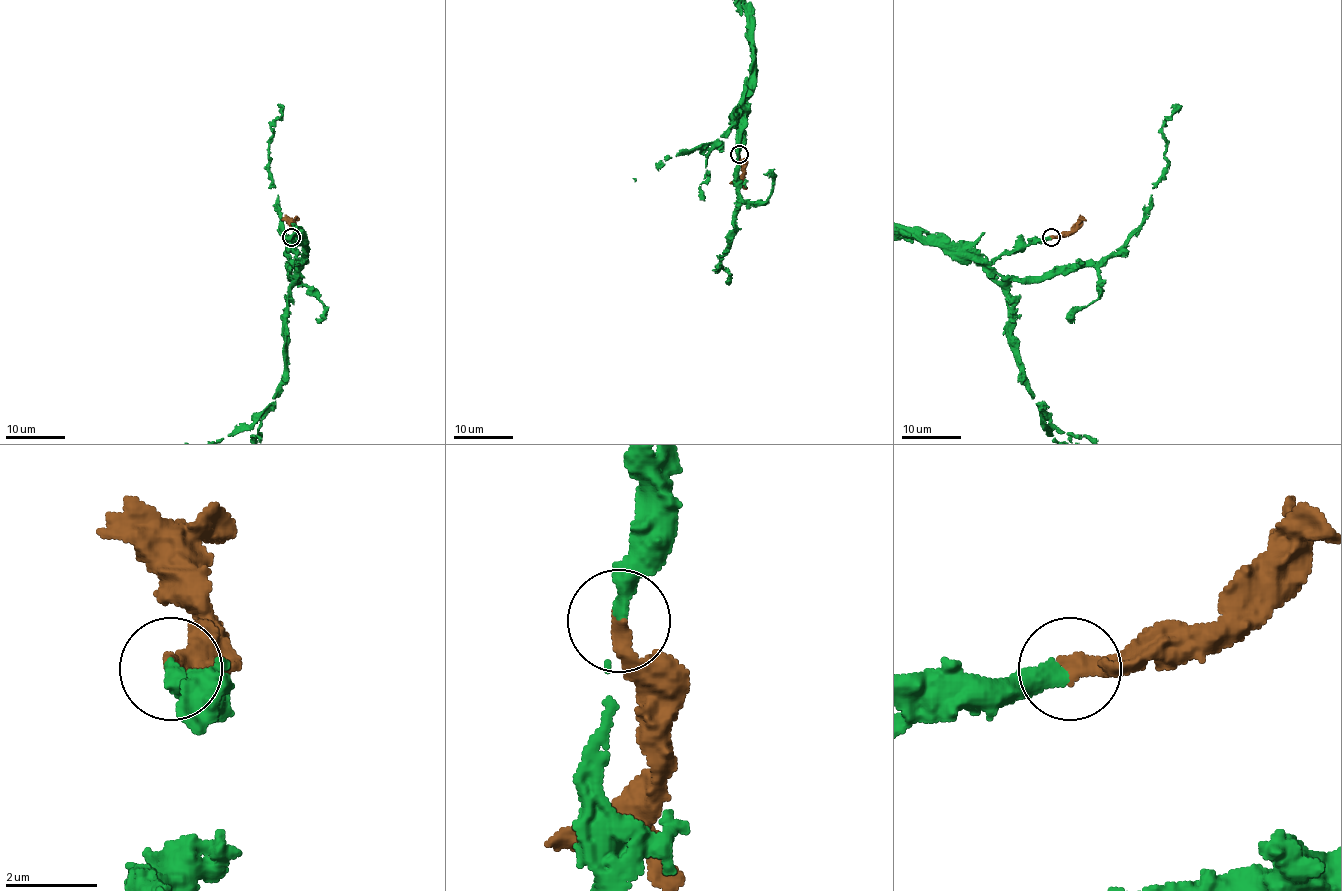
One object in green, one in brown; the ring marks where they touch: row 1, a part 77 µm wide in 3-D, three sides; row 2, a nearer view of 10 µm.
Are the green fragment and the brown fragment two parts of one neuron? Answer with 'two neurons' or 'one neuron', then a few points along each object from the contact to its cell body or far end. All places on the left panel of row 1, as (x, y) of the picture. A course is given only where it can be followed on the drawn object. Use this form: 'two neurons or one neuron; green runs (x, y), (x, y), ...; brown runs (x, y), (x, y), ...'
one neuron

